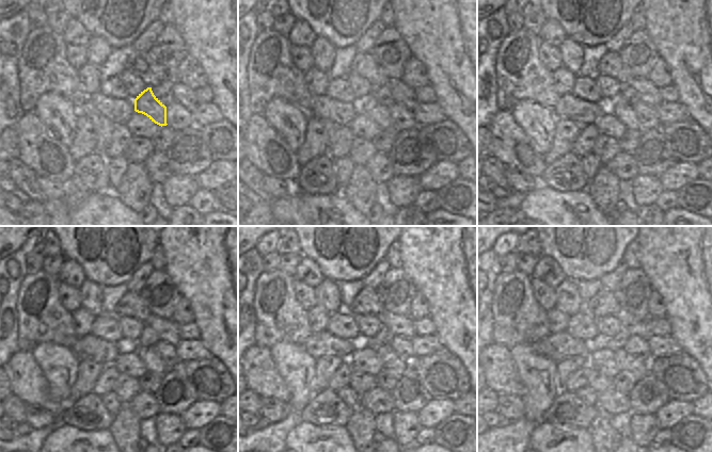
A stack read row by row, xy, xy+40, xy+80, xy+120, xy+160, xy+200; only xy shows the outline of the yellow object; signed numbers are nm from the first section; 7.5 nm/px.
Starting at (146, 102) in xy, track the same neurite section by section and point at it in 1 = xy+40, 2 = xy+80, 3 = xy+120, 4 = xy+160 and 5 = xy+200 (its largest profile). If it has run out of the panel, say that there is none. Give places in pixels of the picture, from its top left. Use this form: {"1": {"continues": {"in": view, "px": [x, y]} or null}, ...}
{"1": {"continues": {"in": "xy+40", "px": [378, 109]}}, "2": {"continues": {"in": "xy+80", "px": [621, 109]}}, "3": {"continues": {"in": "xy+120", "px": [148, 355]}}, "4": {"continues": {"in": "xy+160", "px": [391, 360]}}, "5": {"continues": {"in": "xy+200", "px": [637, 368]}}}

